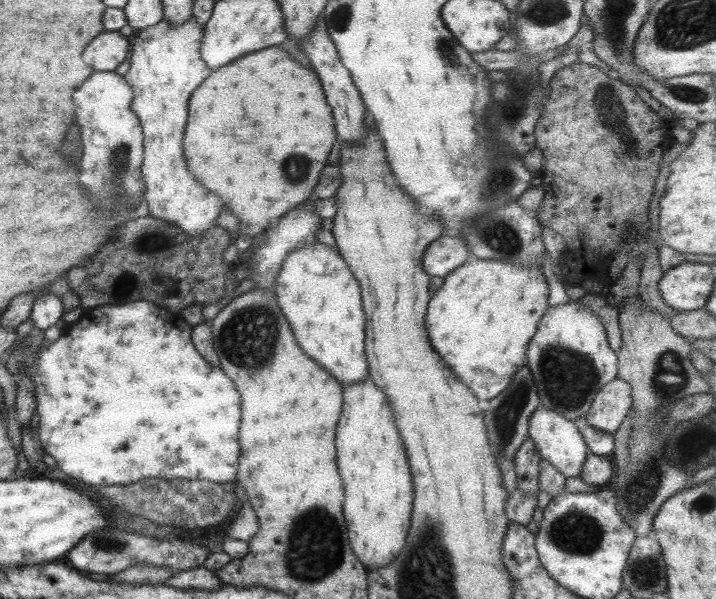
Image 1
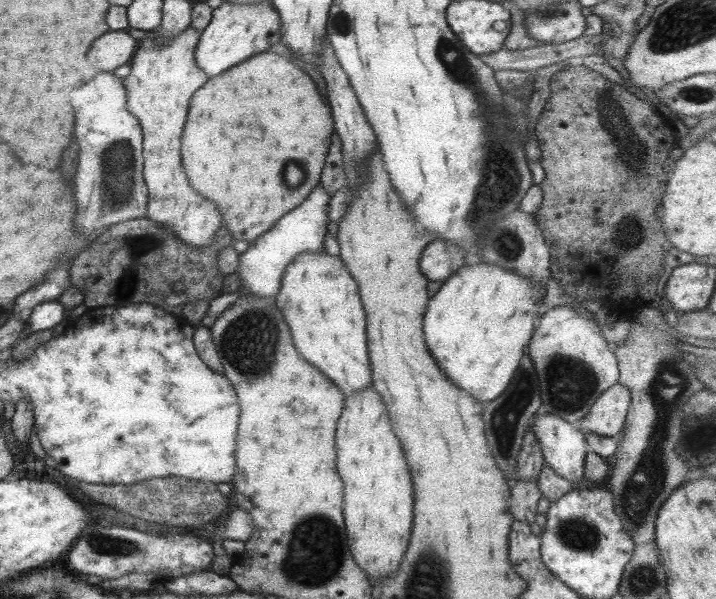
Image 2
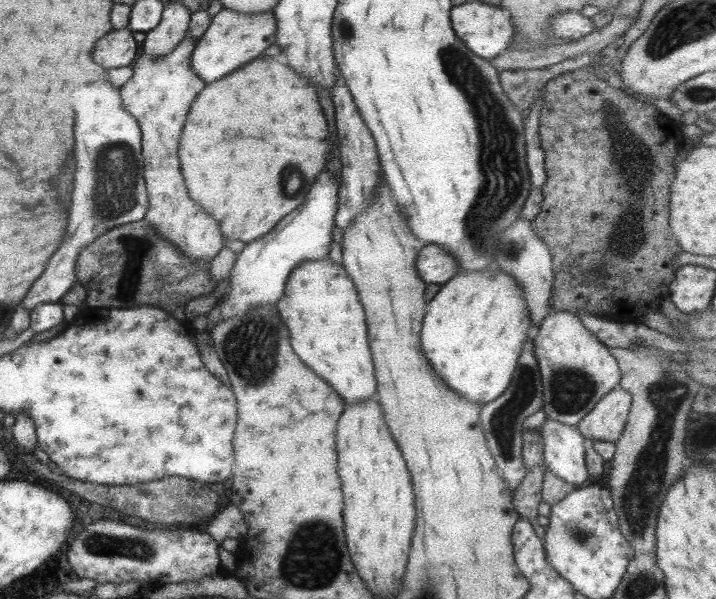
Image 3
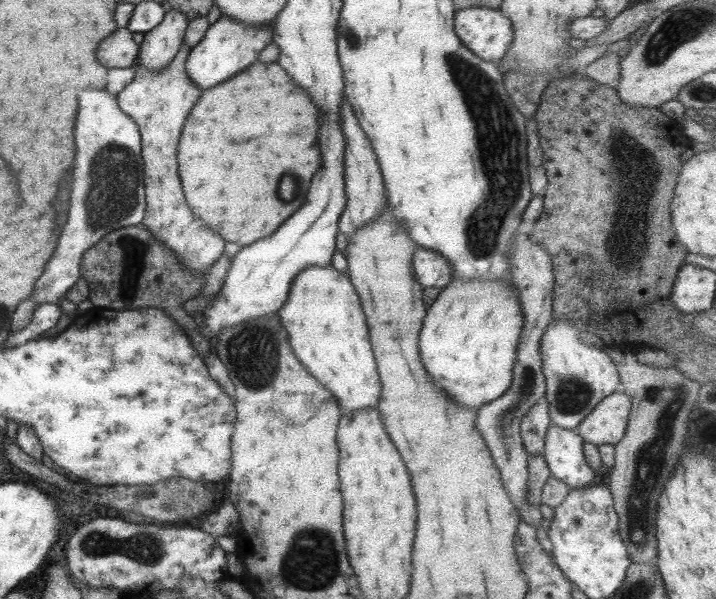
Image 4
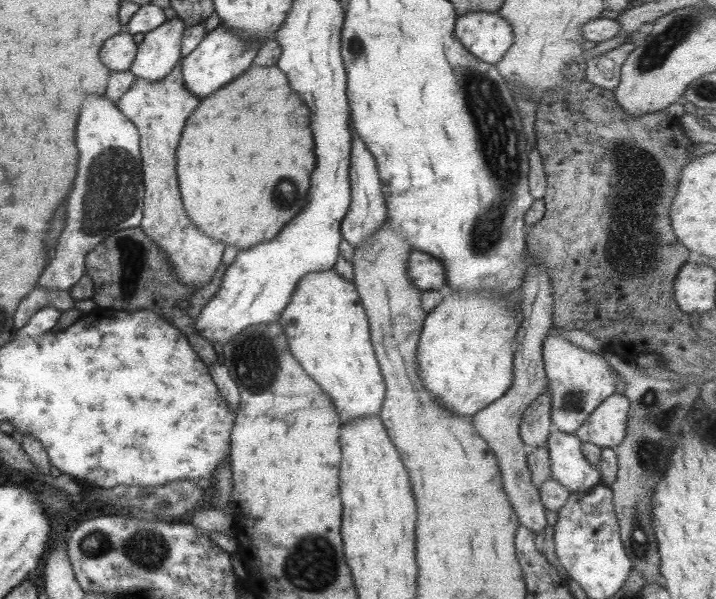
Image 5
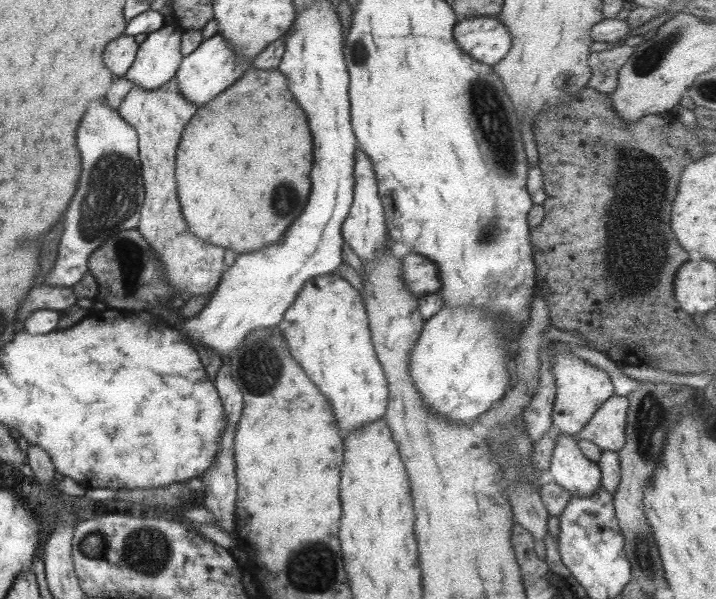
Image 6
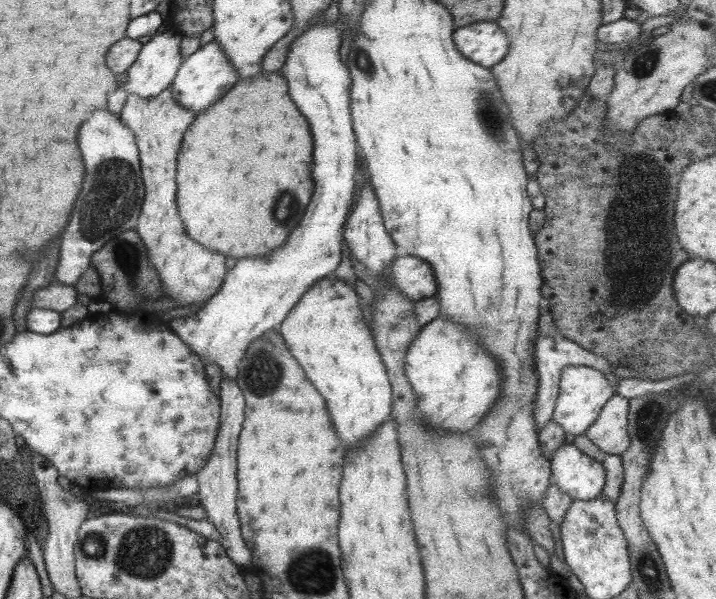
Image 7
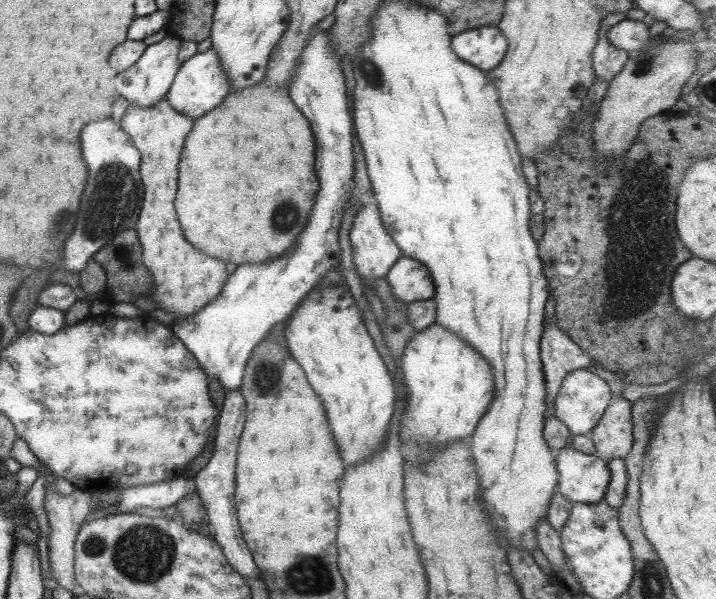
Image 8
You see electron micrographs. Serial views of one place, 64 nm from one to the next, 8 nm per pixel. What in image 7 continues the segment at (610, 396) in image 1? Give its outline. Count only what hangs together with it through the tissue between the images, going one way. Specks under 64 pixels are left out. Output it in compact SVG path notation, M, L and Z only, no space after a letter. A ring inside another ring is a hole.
M611 395L601 407L597 418L585 429L584 437L601 452L619 455L627 448L628 398Z

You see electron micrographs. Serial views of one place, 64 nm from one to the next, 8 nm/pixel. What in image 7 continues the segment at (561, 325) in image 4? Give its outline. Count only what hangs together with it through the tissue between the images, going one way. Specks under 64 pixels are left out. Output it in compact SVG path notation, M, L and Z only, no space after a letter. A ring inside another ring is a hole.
M567 365L561 368L558 386L552 421L556 422L569 438L583 435L585 429L597 418L601 407L614 394L603 373L592 370L588 366Z

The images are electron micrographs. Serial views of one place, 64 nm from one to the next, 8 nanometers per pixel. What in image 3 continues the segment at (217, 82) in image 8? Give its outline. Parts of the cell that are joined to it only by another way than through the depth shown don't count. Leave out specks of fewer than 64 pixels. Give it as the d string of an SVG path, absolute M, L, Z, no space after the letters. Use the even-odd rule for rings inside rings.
M220 9L211 19L207 29L196 40L190 56L193 72L206 84L215 82L254 58L276 42L276 18L271 11L262 13L238 13L231 9Z

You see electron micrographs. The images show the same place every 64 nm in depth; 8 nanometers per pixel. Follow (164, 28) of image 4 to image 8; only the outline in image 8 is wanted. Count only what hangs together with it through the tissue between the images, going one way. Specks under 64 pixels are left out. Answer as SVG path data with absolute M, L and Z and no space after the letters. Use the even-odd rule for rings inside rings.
M167 31L161 40L147 45L141 56L131 66L128 66L127 70L122 70L117 74L115 95L122 96L128 102L128 106L145 108L155 104L167 92L180 66L177 58L180 41L177 36Z

